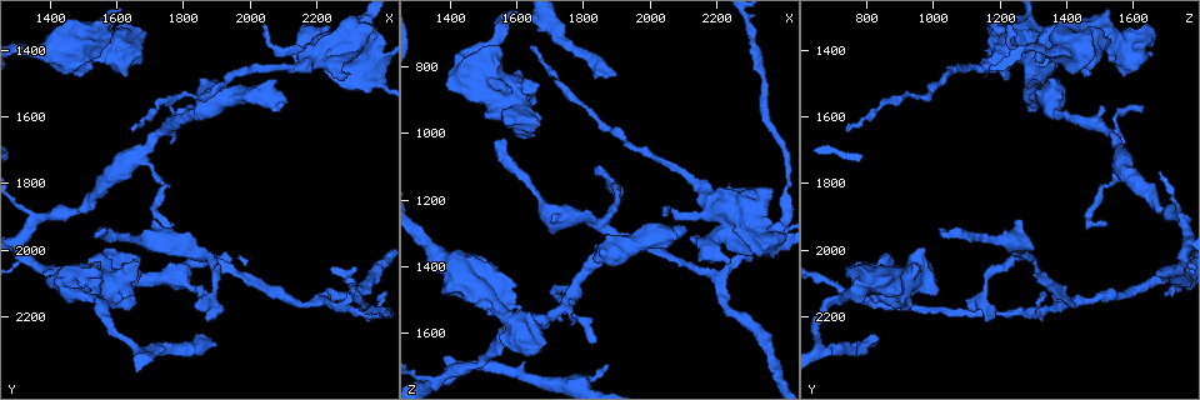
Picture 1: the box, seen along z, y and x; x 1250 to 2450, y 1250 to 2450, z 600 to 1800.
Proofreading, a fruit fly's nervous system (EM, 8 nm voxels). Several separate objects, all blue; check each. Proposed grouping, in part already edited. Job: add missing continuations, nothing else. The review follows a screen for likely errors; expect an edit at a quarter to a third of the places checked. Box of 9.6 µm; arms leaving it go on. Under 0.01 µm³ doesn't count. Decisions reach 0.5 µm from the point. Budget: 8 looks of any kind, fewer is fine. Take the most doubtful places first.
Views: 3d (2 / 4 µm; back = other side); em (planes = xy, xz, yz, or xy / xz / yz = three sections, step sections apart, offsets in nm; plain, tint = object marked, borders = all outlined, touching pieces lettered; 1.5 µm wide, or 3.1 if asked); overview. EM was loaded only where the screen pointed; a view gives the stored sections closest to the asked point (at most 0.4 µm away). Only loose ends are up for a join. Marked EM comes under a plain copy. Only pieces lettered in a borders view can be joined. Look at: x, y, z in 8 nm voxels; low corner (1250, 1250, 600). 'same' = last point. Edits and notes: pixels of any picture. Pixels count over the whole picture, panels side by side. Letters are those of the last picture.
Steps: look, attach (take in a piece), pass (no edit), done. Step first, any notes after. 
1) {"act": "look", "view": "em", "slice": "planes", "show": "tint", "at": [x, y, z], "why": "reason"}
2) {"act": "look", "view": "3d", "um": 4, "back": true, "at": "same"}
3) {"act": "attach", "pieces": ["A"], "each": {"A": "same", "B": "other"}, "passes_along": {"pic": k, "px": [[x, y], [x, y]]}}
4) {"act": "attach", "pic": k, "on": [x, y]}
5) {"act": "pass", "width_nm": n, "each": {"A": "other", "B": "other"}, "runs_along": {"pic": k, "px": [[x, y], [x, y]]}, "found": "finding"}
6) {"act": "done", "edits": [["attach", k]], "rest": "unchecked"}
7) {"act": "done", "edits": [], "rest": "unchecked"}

{"act": "look", "view": "em", "slice": "yz", "step": 8, "show": "borders", "at": [1550, 1930, 1020], "why": "branch stops here"}

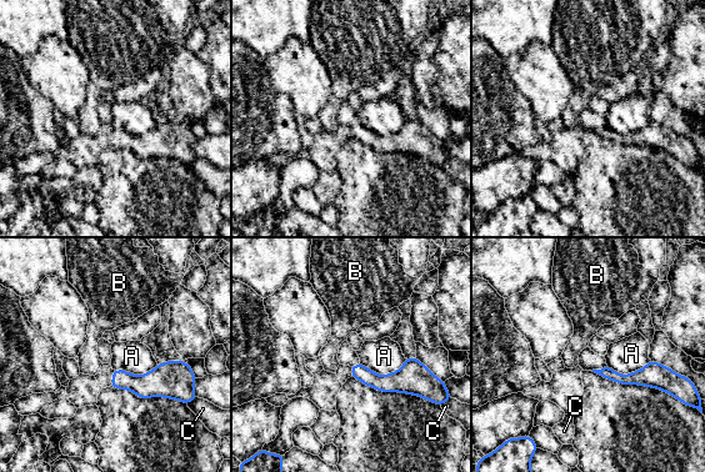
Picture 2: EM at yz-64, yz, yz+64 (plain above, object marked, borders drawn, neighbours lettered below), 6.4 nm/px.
{"act": "look", "view": "em", "slice": "planes", "show": "borders", "at": "same", "why": "cut it another way"}

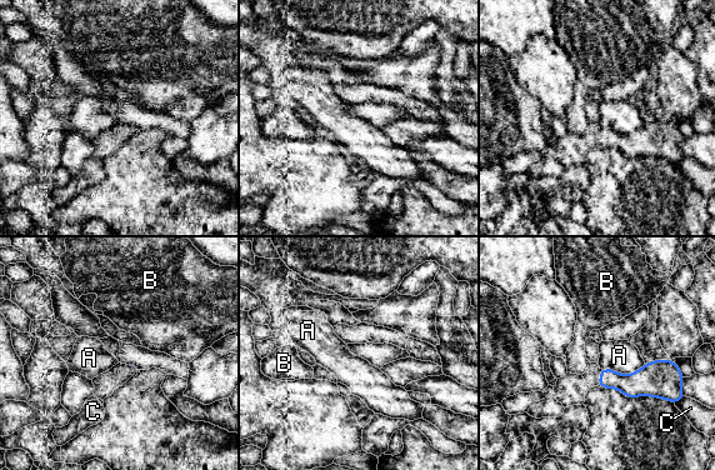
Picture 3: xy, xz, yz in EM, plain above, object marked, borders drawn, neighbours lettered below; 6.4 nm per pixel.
{"act": "pass", "each": {"A": "other", "B": "other", "C": "other"}, "found": "no lettered piece goes on from it"}

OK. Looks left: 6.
{"act": "look", "view": "em", "slice": "planes", "show": "borders", "at": [2050, 1330, 1220], "why": "an open end"}

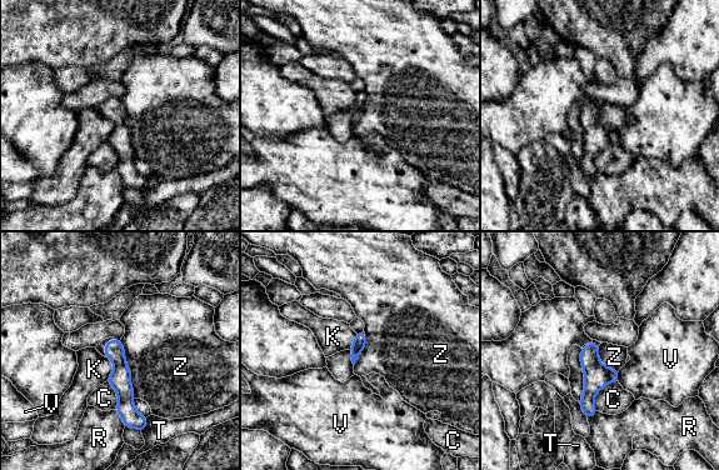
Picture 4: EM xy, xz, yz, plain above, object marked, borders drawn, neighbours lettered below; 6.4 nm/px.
{"act": "pass", "each": {"C": "other", "K": "other", "R": "other", "T": "other", "V": "other", "Z": "other"}, "runs_along": {"pic": 4, "px": [[114, 341], [131, 423]]}, "found": "no lettered piece goes on from it"}

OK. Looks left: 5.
{"act": "look", "view": "3d", "um": 4, "at": [2240, 1490, 1270], "why": "free end"}

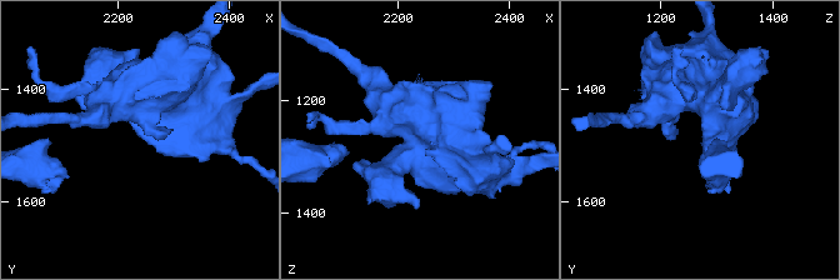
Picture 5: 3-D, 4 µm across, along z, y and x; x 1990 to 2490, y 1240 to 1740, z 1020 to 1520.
{"act": "look", "view": "em", "slice": "planes", "show": "borders", "at": [2245, 1480, 1270]}

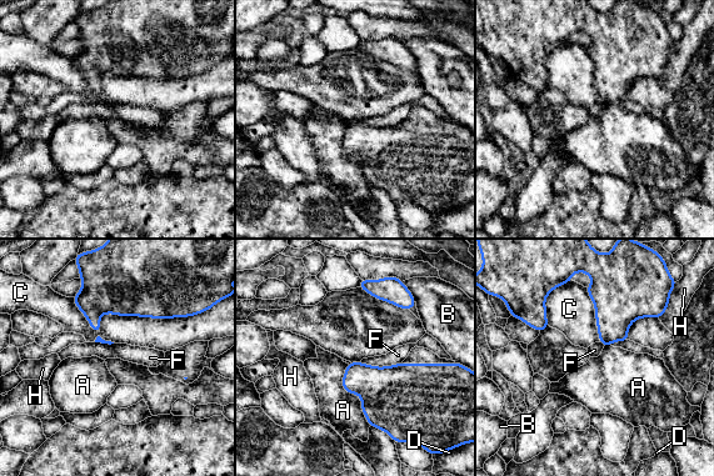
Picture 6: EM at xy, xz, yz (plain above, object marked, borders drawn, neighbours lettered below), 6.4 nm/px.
{"act": "pass", "each": {"A": "other", "B": "other", "C": "other", "D": "other", "F": "other", "H": "other"}, "border": {"pic": 6, "px": [[360, 361], [377, 366], [402, 362]]}, "found": "none of them fits"}

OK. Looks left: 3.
{"act": "look", "view": "3d", "um": 2, "at": [1830, 1590, 1630], "why": "thin end"}

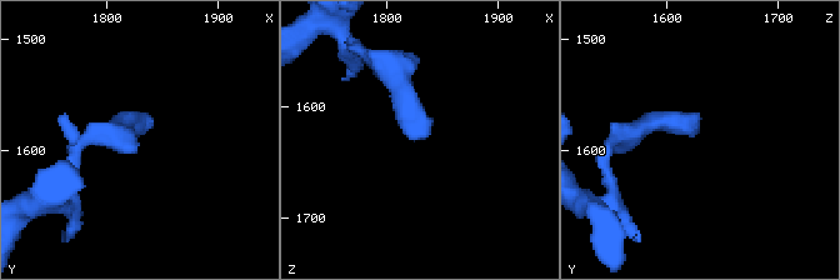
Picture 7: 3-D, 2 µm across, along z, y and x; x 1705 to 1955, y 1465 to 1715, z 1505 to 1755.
{"act": "look", "view": "em", "slice": "yz", "step": 8, "show": "tint", "at": [1836, 1584, 1622]}

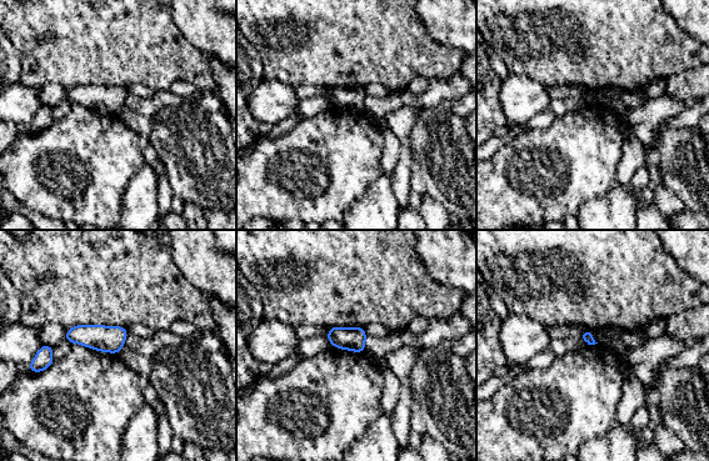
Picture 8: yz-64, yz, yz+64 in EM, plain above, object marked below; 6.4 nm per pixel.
{"act": "look", "view": "em", "slice": "planes", "show": "borders", "at": "same"}

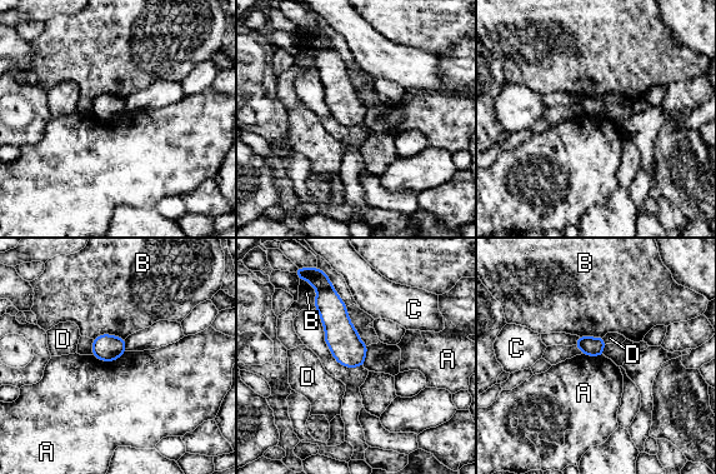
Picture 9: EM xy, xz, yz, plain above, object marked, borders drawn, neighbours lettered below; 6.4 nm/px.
{"act": "pass", "width_nm": 130, "each": {"A": "other", "B": "other", "C": "other", "D": "other"}, "border": {"pic": 9, "px": [[126, 352], [113, 360], [91, 355]]}, "found": "none of them fits"}

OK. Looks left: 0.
{"act": "done", "edits": [], "rest": "unchecked"}

